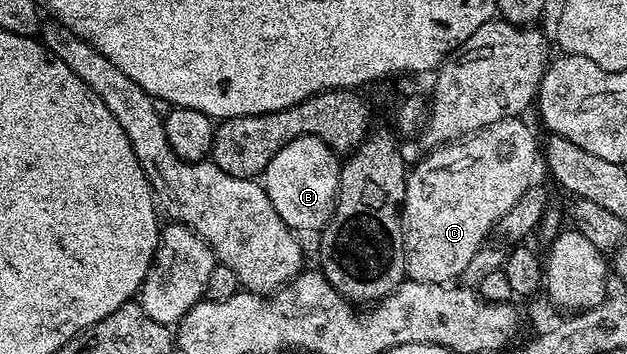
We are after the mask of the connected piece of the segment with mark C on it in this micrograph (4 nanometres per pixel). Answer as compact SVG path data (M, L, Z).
M520 118L511 120L499 120L490 126L486 126L482 130L472 133L471 136L465 136L464 139L455 141L450 144L443 144L441 148L433 148L427 153L425 160L420 160L416 164L416 169L407 173L408 185L404 191L404 206L402 209L402 219L404 221L404 267L407 275L411 279L418 282L434 282L435 284L447 284L455 281L464 273L466 266L470 262L470 258L474 258L474 254L480 248L485 247L488 231L495 229L500 223L502 214L506 214L506 210L510 210L510 206L514 206L514 202L518 202L528 185L533 183L534 176L532 171L538 166L538 140L536 144L536 136L530 129L524 125L525 121Z

